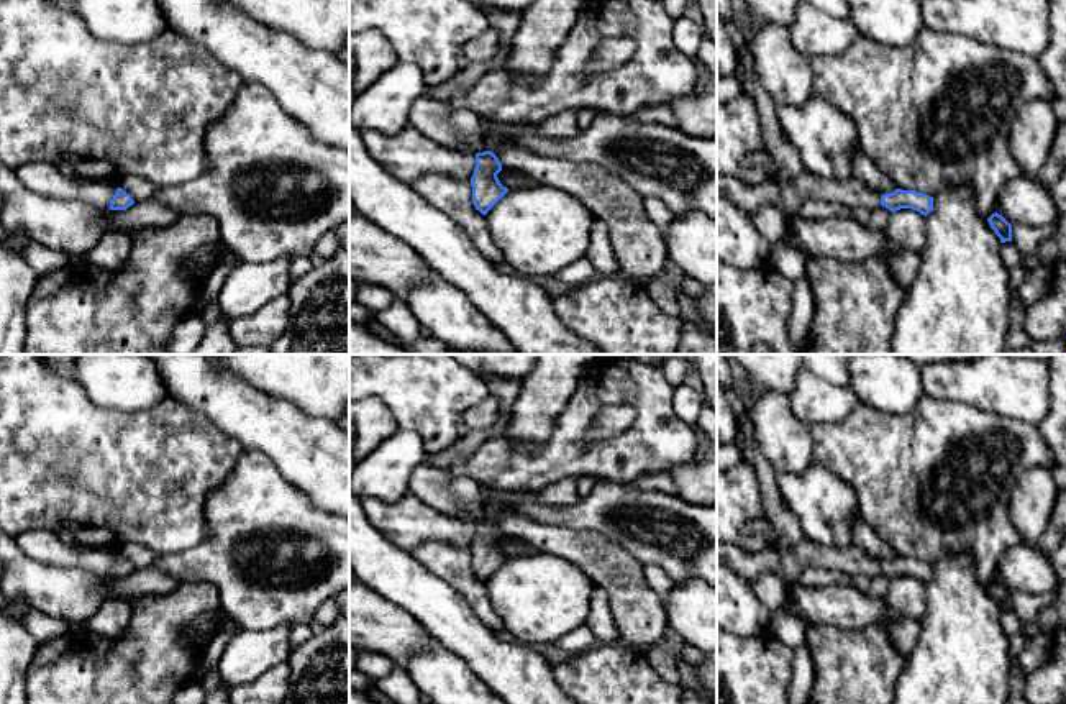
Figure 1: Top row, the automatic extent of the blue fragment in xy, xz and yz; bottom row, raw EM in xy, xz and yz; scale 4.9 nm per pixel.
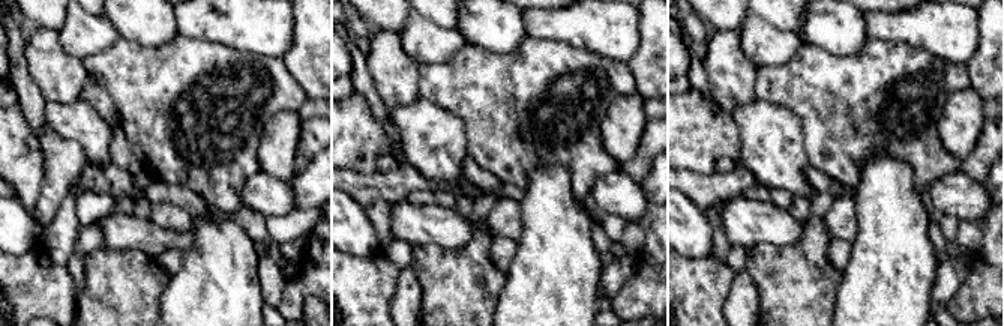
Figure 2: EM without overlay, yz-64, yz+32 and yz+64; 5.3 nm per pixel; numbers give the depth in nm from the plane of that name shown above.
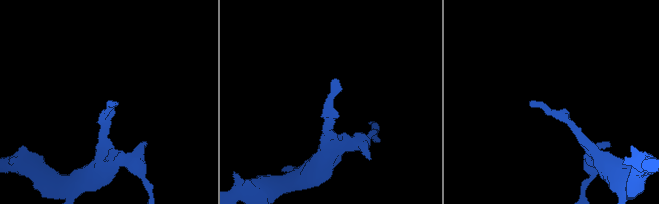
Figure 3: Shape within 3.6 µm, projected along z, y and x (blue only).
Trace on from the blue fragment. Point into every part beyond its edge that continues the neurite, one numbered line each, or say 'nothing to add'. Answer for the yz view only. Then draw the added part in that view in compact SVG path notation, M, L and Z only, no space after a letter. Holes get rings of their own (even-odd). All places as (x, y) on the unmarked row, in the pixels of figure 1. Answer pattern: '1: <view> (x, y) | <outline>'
1: yz (791, 562) | M802 538L795 546L774 550L771 545L758 553L733 545L717 543L717 565L723 565L738 576L754 583L763 573L777 571L789 583L809 566L840 569L850 576L864 574L869 579L881 574L881 563L856 545L846 548L818 546Z

